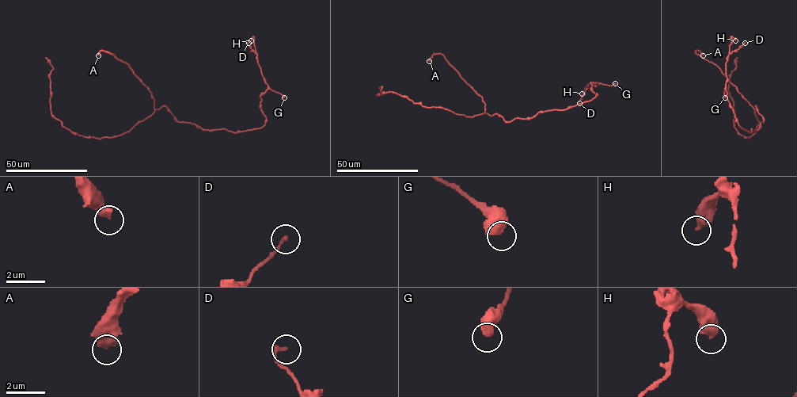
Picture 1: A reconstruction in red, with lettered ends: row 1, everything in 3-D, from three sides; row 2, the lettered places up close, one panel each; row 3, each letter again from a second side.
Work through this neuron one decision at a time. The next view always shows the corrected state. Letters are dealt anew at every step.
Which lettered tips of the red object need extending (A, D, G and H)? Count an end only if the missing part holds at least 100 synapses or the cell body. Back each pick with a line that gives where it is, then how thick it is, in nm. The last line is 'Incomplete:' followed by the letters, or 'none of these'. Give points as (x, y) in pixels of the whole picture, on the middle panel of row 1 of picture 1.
A: at (429, 61); 460 nm thick
Incomplete: A

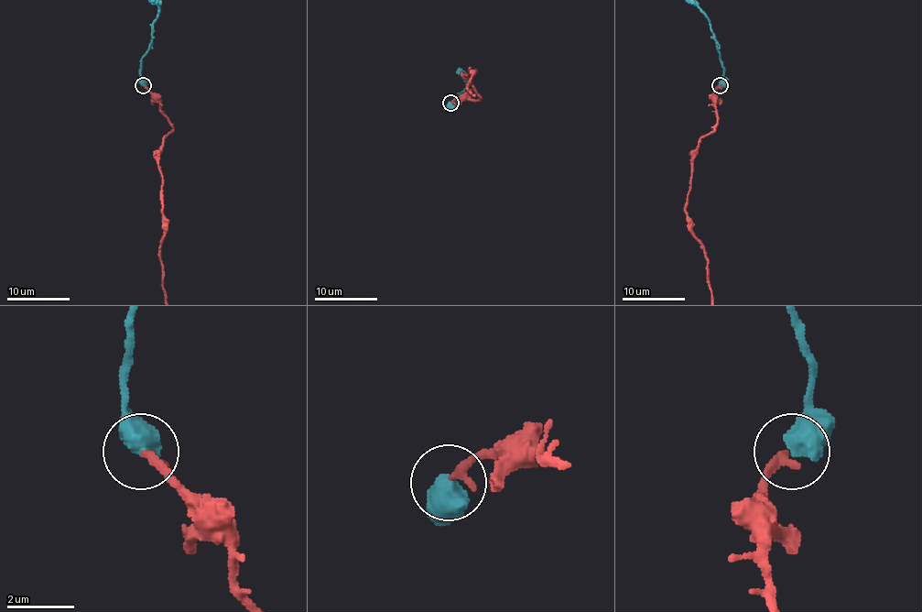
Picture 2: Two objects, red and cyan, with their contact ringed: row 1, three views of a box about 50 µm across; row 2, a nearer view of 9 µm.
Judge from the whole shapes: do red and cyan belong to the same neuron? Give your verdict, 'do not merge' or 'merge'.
merge

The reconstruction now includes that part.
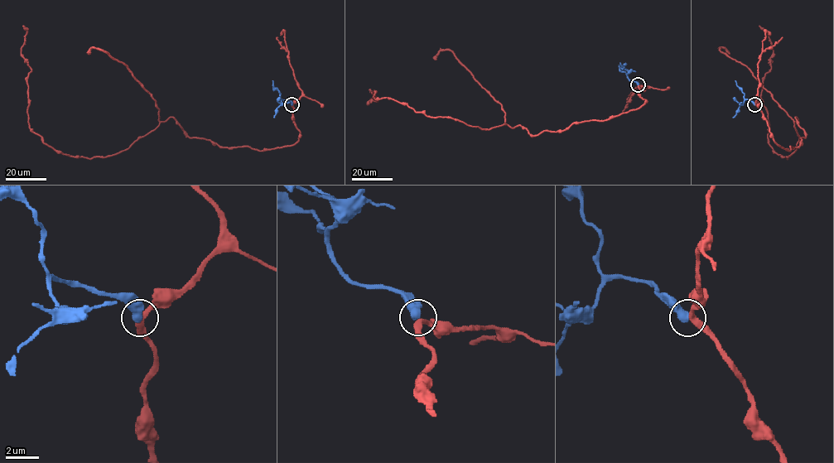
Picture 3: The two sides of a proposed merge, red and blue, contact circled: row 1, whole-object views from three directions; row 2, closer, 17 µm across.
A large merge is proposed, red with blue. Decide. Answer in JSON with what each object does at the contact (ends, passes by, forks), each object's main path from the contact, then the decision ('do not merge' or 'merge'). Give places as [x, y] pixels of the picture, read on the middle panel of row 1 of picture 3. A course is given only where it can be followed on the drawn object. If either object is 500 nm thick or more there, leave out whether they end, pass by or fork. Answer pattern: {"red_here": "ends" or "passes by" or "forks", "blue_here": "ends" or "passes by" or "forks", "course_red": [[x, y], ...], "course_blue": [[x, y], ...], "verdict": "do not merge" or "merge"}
{"course_red": [[638, 85], [646, 102], [638, 108], [535, 135], [426, 116], [374, 90], [367, 103], [369, 89]], "course_blue": [[638, 84], [630, 80], [628, 71], [620, 63]], "verdict": "do not merge"}

